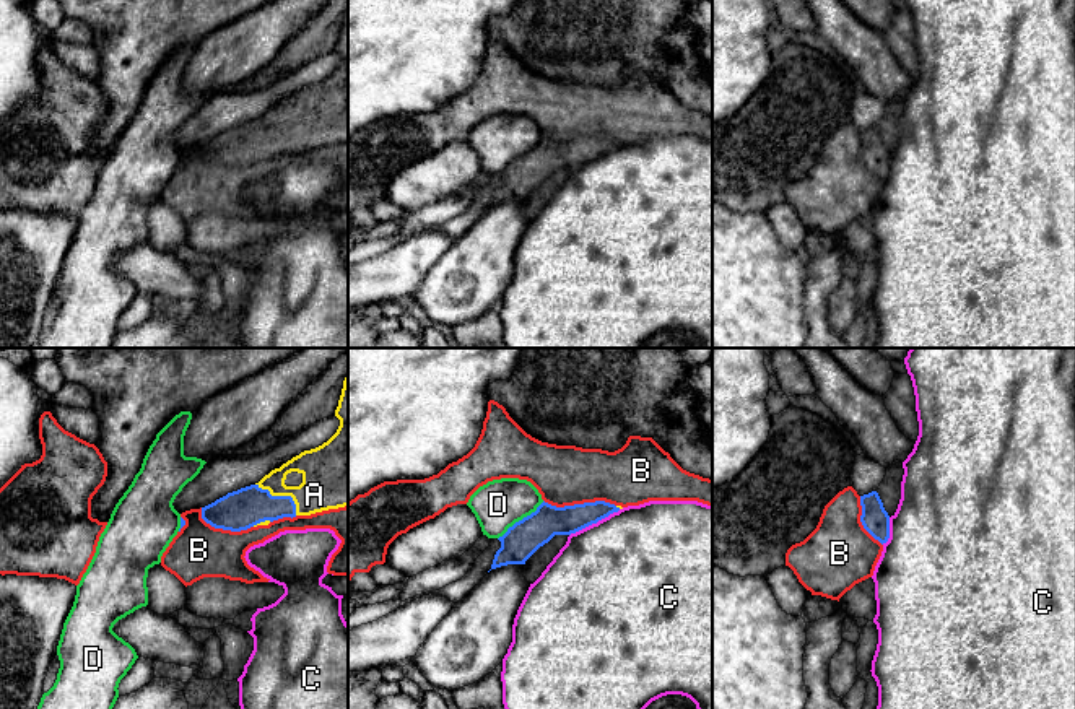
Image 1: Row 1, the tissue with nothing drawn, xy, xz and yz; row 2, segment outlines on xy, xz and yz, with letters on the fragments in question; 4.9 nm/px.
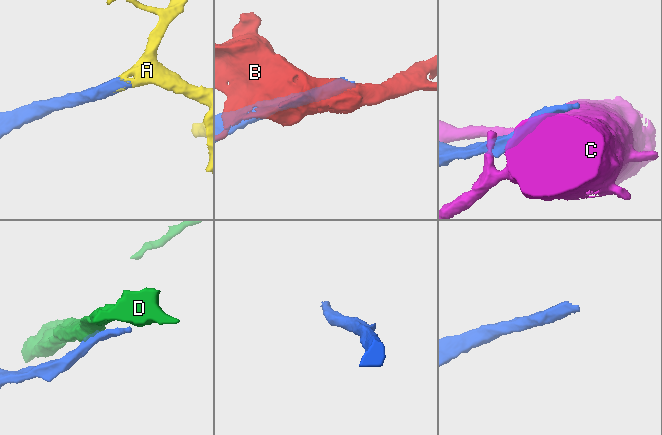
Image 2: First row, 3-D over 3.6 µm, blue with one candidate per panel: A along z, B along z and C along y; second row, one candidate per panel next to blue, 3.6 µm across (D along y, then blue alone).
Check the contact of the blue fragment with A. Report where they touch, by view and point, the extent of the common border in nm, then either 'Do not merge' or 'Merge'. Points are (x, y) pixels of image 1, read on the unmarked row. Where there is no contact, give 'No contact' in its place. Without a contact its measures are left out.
Touches blue at xy (282, 132). Shared border 260 nm. Merge

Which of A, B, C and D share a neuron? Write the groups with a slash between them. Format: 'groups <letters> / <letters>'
groups A / B / C / D

